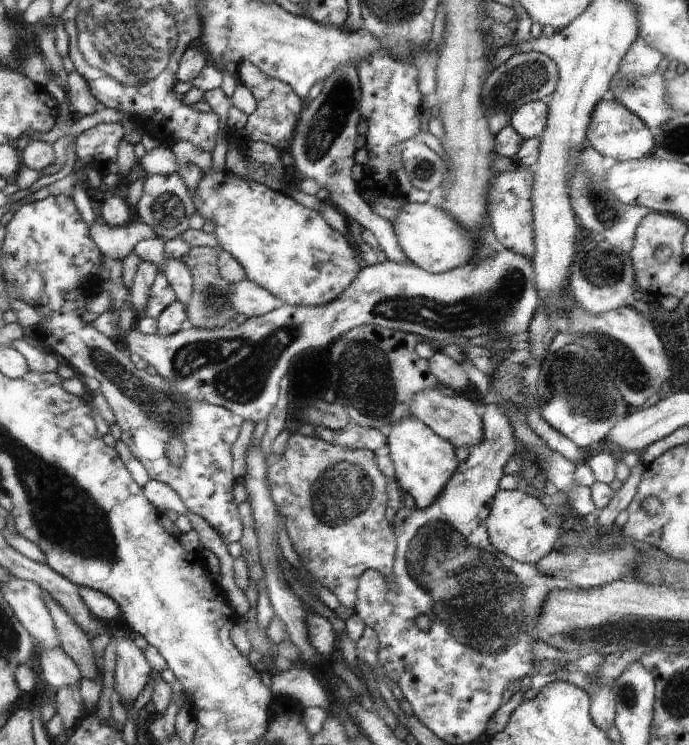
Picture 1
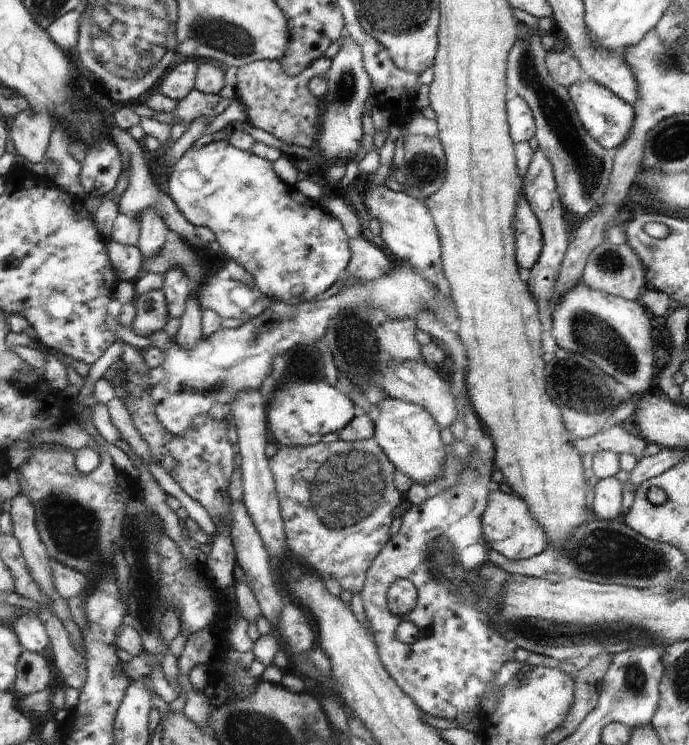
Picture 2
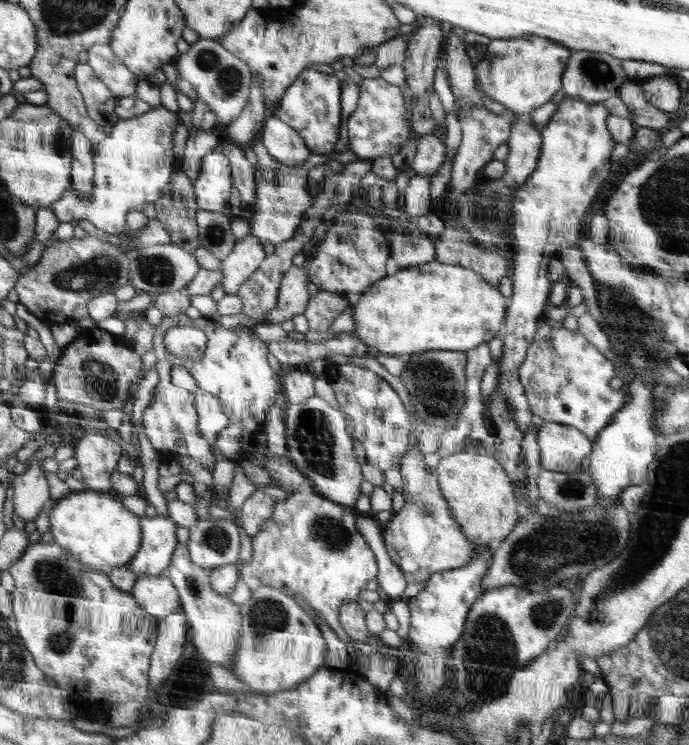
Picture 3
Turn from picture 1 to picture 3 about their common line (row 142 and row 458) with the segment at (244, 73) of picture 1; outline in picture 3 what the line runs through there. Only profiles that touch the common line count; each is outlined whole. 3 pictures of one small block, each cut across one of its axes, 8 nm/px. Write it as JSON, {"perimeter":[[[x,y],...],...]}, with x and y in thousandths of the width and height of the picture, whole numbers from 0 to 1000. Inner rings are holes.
{"perimeter":[[[386,601],[379,605],[386,615],[386,621],[380,624],[380,628],[390,634],[399,650],[406,650],[409,656],[421,664],[412,672],[399,672],[395,695],[389,697],[380,705],[380,710],[366,722],[366,750],[363,756],[354,756],[350,750],[343,754],[347,762],[347,776],[366,793],[372,792],[374,785],[383,785],[406,791],[424,803],[435,800],[456,819],[459,828],[475,835],[488,854],[504,864],[508,856],[493,838],[492,816],[496,809],[521,807],[521,795],[530,789],[533,781],[547,776],[549,768],[544,744],[517,710],[517,702],[514,702],[514,698],[517,698],[515,681],[502,681],[462,663],[451,646],[427,627],[419,611],[401,611],[392,608]]]}

